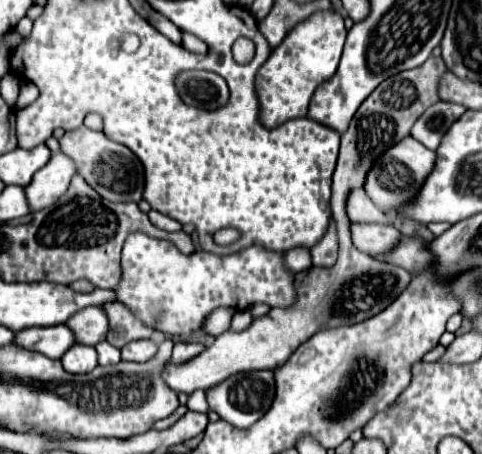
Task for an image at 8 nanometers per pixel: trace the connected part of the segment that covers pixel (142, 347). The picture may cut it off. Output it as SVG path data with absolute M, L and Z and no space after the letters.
M150 339L134 341L134 343L128 343L126 347L122 347L122 359L124 361L144 363L144 361L150 361L156 353L158 353L158 345Z

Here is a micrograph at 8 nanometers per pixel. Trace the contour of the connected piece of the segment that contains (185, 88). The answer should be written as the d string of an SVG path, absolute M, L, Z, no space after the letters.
M186 71L178 75L178 91L184 101L200 101L202 109L220 109L228 103L226 81L208 71Z

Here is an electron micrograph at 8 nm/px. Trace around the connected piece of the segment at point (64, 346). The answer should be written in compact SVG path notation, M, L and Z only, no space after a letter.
M34 327L34 331L20 331L18 345L38 351L50 359L62 359L62 355L76 345L76 337L70 327Z

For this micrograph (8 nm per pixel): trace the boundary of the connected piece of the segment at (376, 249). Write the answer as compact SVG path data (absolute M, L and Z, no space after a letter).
M352 223L354 245L372 257L384 257L400 243L400 239L402 239L402 233L392 225Z

